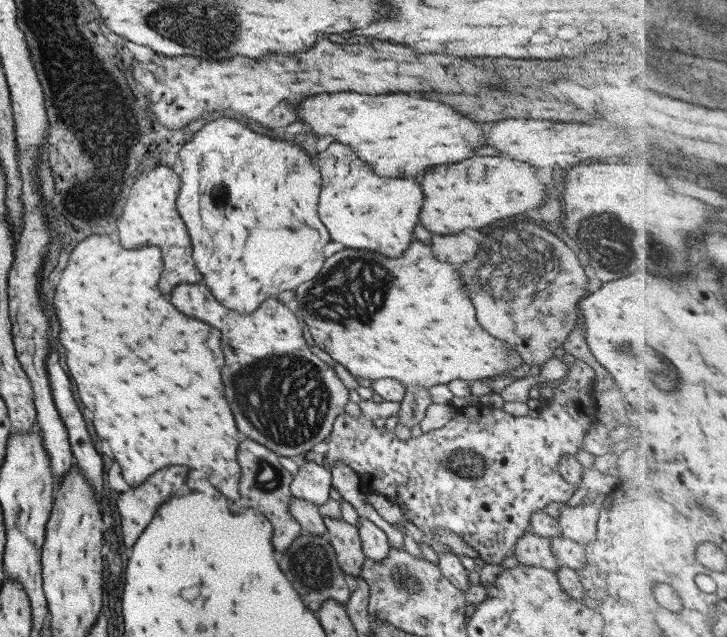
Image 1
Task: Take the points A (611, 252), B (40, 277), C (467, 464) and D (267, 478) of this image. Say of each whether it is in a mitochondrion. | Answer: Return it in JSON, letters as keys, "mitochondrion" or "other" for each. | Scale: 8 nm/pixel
{"A":"mitochondrion","B":"other","C":"mitochondrion","D":"mitochondrion"}

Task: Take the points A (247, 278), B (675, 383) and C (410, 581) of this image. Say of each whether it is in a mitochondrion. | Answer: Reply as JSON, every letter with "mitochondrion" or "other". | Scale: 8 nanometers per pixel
{"A":"other","B":"mitochondrion","C":"mitochondrion"}

